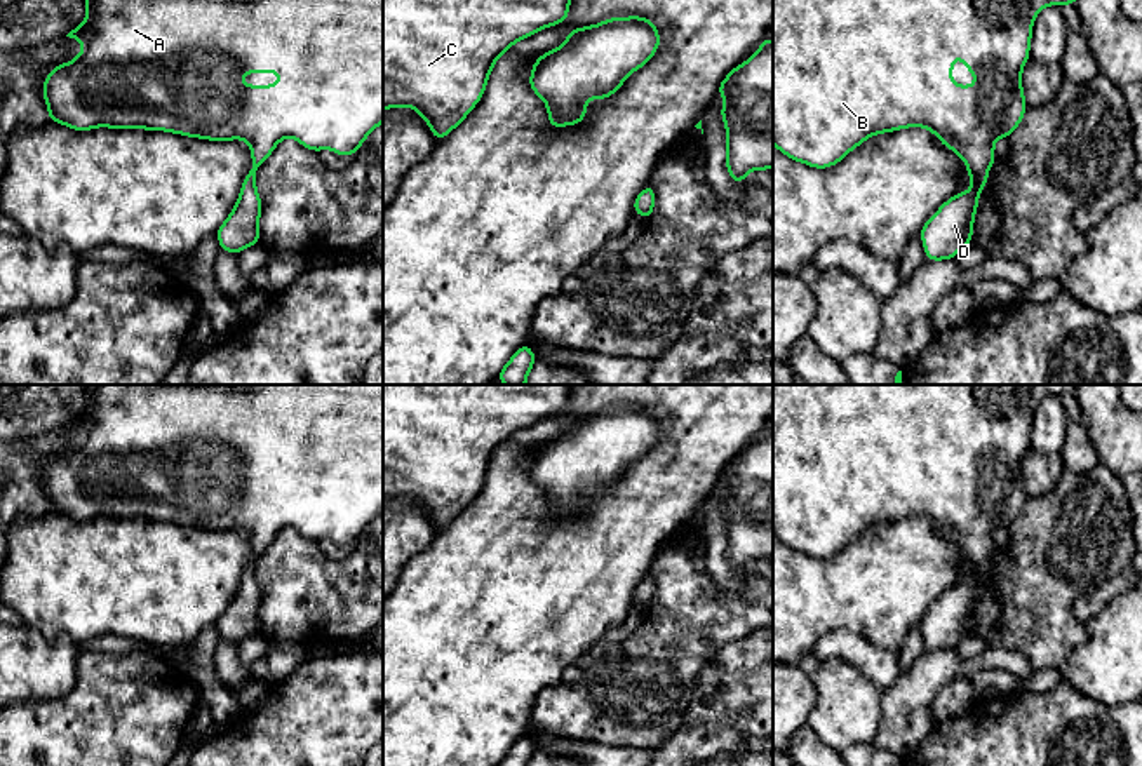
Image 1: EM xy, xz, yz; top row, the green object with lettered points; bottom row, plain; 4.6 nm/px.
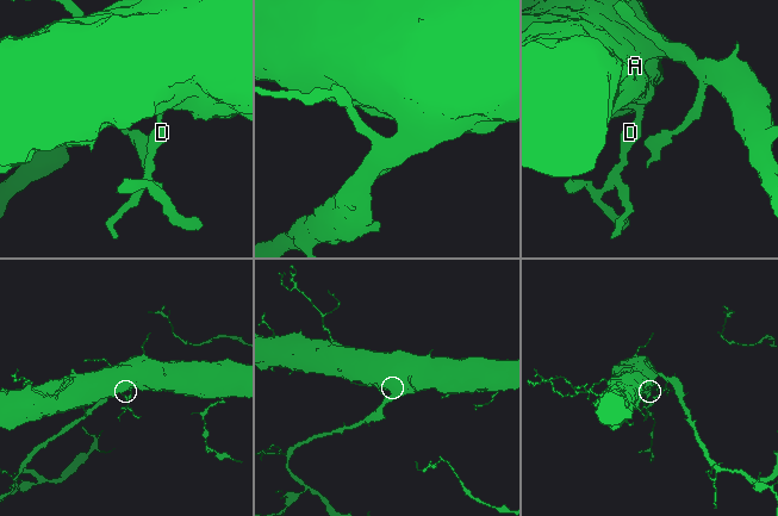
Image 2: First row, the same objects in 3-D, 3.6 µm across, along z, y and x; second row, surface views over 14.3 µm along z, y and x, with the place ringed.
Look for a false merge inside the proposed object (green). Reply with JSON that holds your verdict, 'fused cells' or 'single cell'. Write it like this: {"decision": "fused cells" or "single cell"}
{"decision": "single cell"}

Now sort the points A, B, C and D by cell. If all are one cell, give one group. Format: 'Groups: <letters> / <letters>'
Groups: A B C D

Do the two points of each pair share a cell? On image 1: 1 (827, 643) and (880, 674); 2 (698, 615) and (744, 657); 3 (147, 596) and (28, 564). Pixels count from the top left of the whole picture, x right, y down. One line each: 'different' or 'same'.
1: same
2: different
3: same

